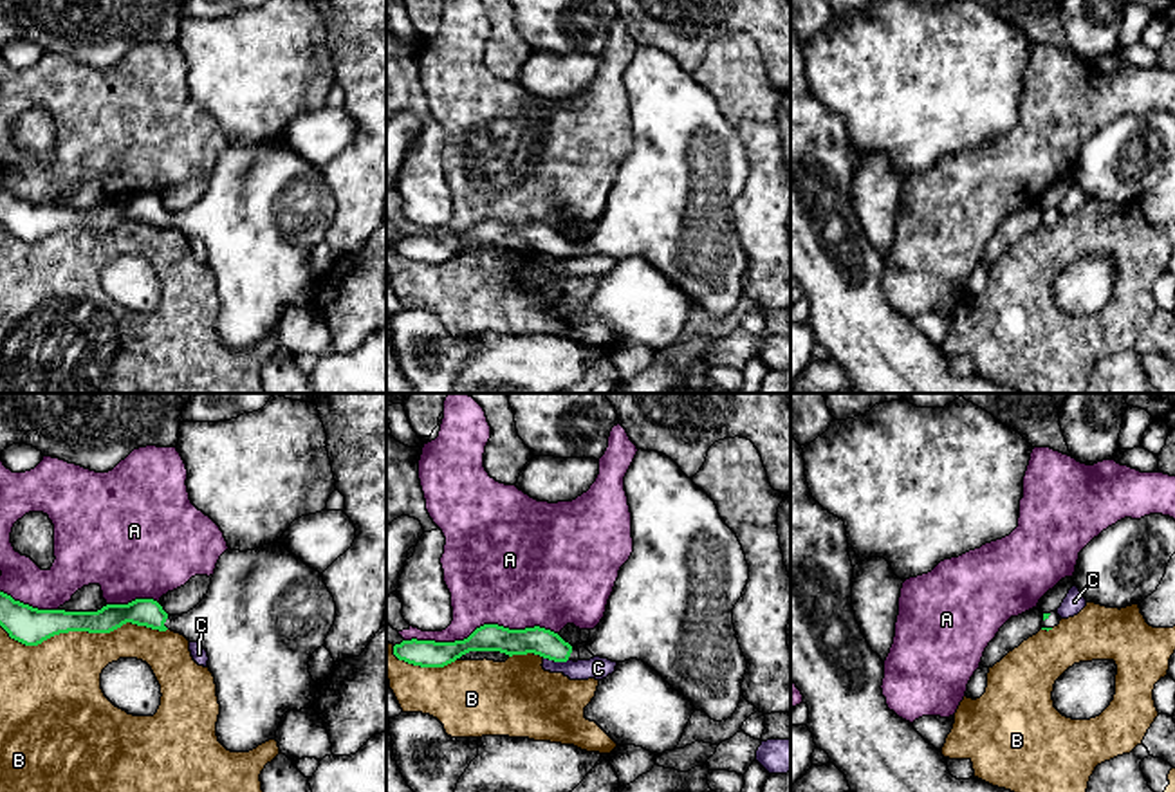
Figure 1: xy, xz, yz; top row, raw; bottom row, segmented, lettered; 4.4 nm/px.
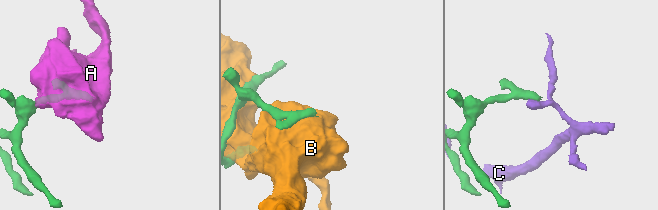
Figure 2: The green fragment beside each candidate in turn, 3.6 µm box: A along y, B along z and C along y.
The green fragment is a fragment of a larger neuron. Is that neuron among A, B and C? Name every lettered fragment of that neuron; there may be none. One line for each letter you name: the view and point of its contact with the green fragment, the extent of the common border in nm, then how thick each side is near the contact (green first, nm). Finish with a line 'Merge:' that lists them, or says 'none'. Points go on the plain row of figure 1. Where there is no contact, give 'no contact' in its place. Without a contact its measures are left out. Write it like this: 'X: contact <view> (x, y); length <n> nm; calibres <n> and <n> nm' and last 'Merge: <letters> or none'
Merge: none

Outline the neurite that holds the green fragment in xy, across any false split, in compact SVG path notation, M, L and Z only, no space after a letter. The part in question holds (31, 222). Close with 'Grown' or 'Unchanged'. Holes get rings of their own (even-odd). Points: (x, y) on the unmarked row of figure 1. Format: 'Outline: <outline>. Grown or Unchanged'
Outline: M276 137L247 148L227 144L217 159L206 193L182 211L168 211L153 195L106 200L97 207L38 206L0 188L0 222L25 242L69 227L110 229L126 218L171 226L199 238L208 247L208 263L217 280L217 332L231 348L249 348L276 336L287 307L314 303L318 280L309 269L309 256L325 242L334 216L336 198L323 171Z. Grown

